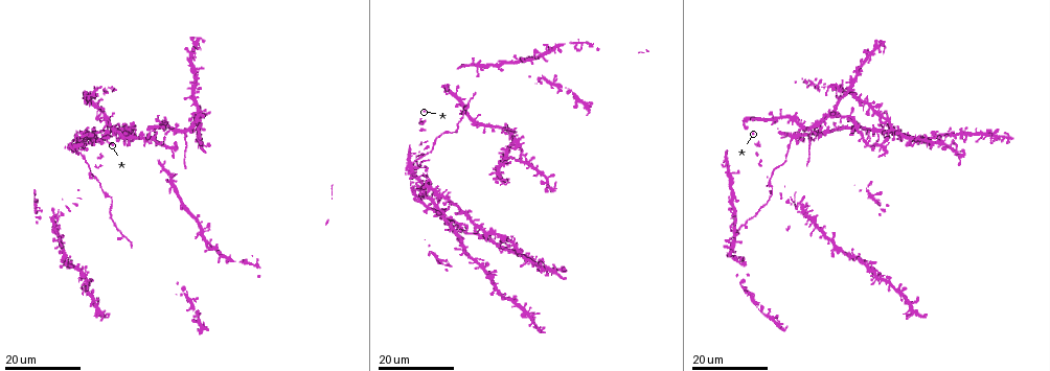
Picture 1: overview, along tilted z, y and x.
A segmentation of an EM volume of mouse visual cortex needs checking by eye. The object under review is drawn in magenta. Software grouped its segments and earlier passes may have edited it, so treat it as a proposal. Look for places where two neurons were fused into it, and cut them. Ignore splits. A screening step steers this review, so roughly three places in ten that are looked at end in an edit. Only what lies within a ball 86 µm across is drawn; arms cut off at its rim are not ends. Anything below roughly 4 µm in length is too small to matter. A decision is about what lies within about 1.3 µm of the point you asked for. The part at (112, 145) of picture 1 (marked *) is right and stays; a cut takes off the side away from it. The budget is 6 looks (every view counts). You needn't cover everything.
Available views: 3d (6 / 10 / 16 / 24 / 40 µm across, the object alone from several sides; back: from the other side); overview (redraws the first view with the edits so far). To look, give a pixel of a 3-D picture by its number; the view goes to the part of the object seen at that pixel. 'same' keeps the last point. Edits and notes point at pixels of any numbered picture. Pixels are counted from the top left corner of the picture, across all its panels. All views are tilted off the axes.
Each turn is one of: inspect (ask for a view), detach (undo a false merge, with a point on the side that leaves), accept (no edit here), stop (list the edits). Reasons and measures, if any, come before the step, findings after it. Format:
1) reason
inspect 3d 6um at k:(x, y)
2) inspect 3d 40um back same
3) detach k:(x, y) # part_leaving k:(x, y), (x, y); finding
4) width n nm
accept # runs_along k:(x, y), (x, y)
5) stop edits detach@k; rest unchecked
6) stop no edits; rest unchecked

looks like a crossing
inspect 3d 16um at 1:(185, 132)

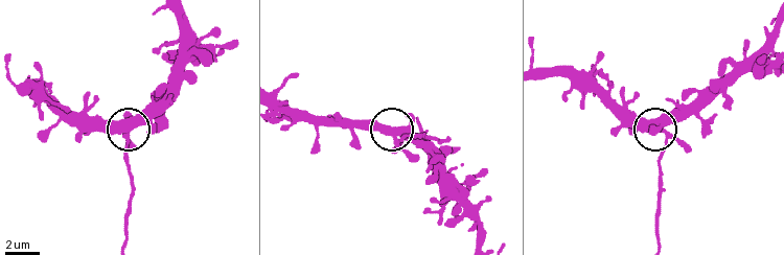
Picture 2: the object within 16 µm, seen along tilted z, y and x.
closer look
inspect 3d 6um at 2:(395, 133)

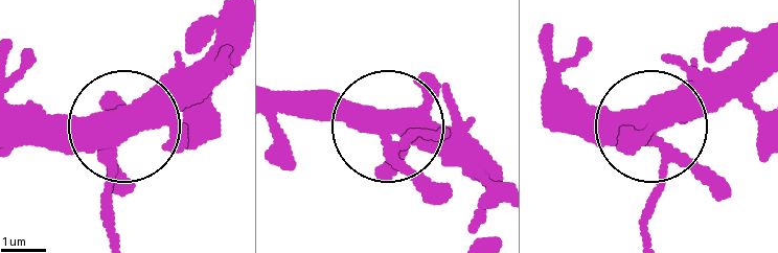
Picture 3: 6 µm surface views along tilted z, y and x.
arms 5
detach 3:(111, 217) # part_leaving 3:(659, 156), (648, 231); a second neuron is stuck on

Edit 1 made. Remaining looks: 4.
thick turns thin
inspect 3d 24um at 1:(105, 127)

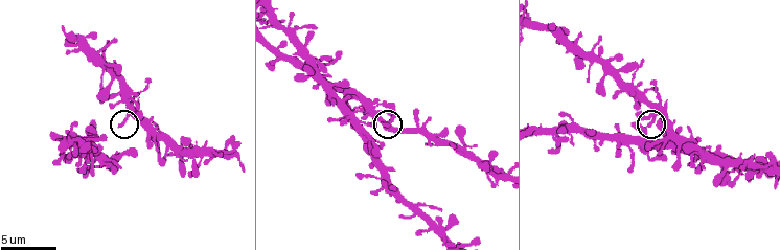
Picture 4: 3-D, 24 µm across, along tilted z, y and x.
inspect 3d 6um at 4:(122, 123)

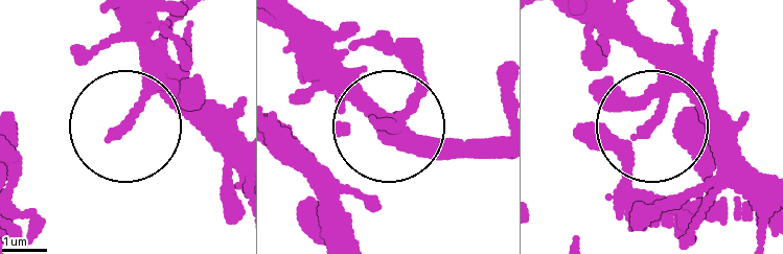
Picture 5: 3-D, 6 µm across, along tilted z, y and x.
other side
inspect 3d 6um back at 5:(381, 124)

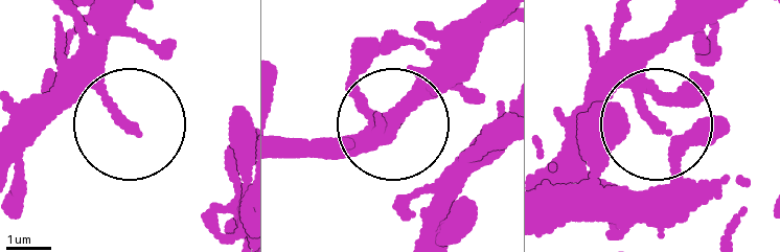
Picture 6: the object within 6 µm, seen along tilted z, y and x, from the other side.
accept # all the same neuron

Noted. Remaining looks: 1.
stop edits detach@3; rest unchecked

